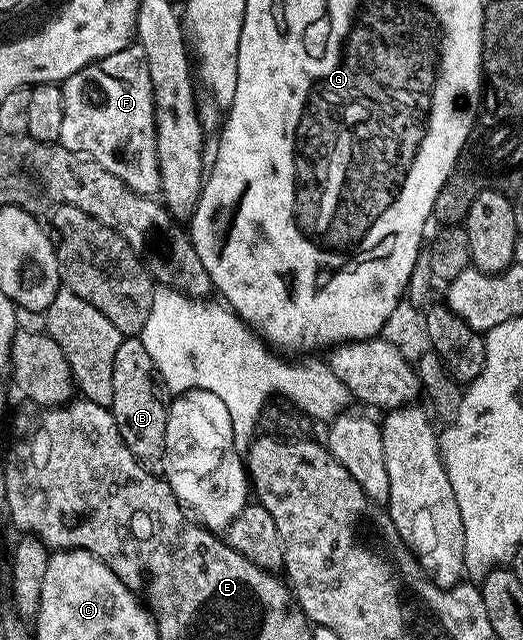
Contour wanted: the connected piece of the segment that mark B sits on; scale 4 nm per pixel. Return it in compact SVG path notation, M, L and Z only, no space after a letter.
M128 336L121 343L121 347L117 347L117 359L113 359L113 403L109 408L125 447L129 447L129 451L133 451L140 463L152 471L162 466L165 455L165 427L169 405L166 400L163 402L163 397L165 398L165 393L156 374L153 359L149 359L149 351L145 351L145 343L138 336Z

